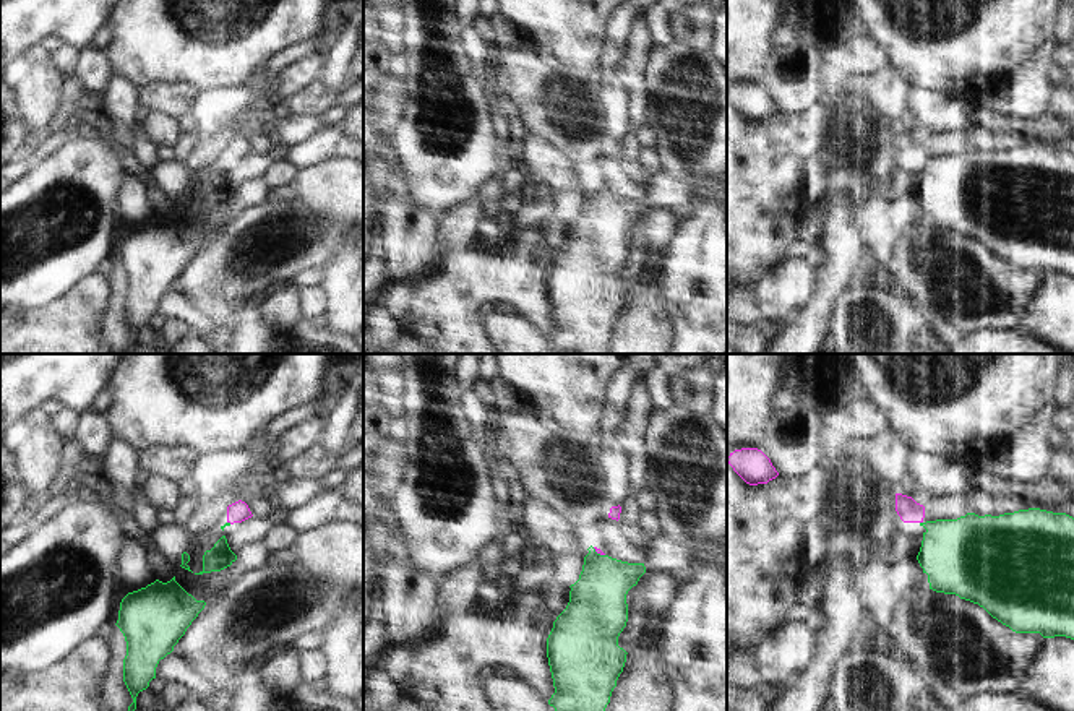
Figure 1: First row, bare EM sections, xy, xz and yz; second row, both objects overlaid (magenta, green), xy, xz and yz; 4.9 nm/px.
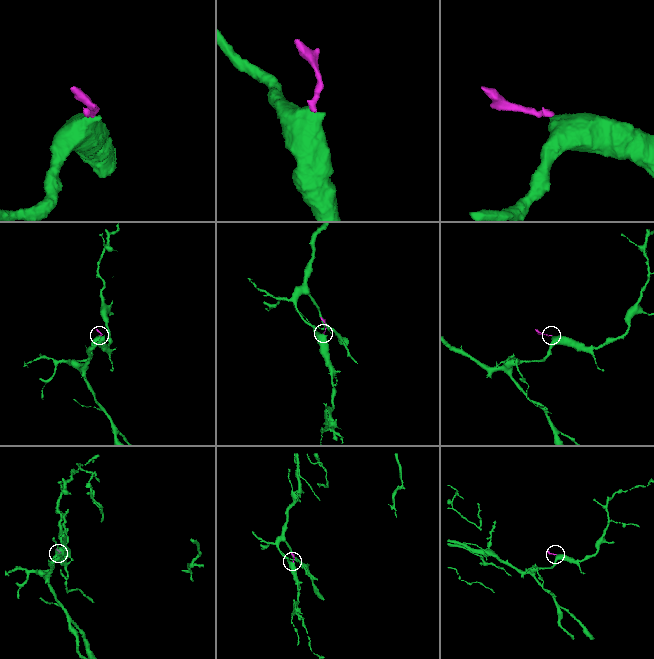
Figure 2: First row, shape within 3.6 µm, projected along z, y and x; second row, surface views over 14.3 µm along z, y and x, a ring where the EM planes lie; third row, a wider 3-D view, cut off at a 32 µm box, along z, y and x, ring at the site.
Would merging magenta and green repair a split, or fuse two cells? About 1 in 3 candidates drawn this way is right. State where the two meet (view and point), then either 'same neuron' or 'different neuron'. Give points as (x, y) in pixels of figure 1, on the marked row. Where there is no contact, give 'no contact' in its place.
xz (599, 552) | different neuron

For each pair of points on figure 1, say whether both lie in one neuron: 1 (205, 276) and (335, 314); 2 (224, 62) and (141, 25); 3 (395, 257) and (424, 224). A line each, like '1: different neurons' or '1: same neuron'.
1: different neurons
2: same neuron
3: same neuron

